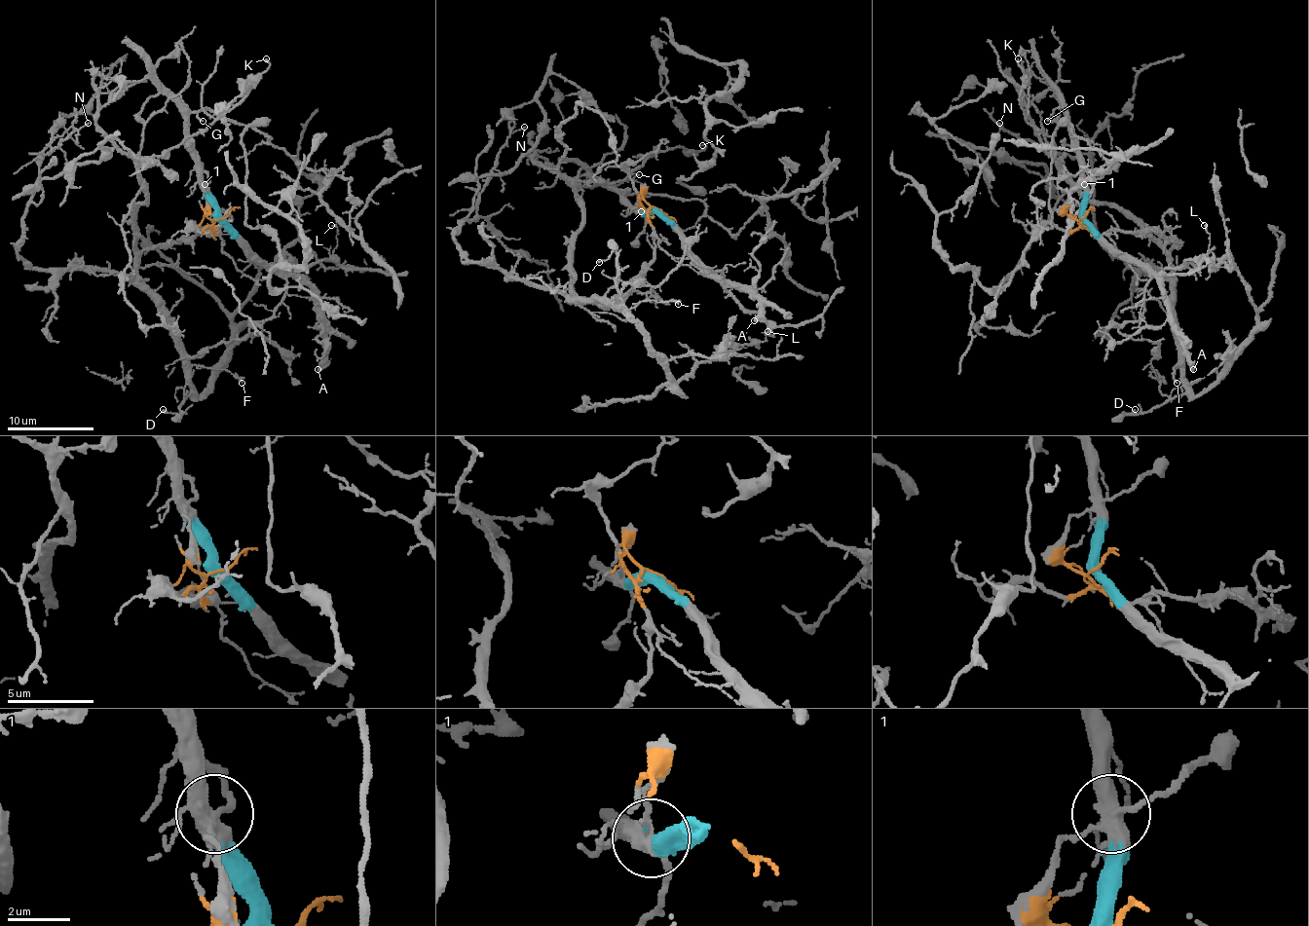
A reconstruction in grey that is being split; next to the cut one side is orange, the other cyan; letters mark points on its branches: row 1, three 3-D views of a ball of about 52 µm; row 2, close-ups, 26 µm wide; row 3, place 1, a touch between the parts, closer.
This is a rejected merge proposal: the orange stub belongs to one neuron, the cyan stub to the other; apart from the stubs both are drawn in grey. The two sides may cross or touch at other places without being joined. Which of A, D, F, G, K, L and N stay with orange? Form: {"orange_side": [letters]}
{"orange_side": ["D", "F", "K", "N"]}

